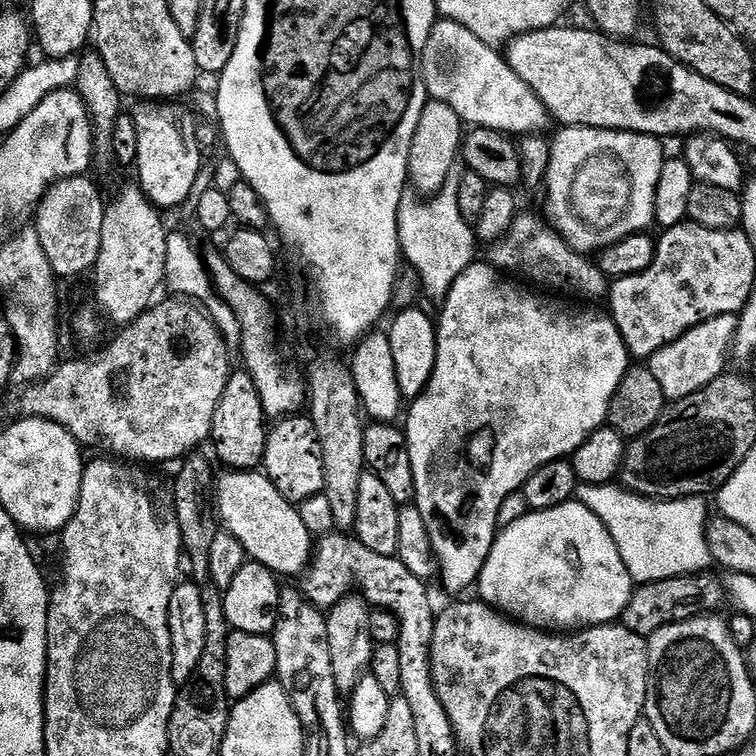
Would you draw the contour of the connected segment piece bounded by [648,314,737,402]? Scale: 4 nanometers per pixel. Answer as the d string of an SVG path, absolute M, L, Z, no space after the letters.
M734 314L716 316L691 328L682 338L649 357L648 367L662 386L667 401L687 400L727 371L726 364L732 354L736 327Z

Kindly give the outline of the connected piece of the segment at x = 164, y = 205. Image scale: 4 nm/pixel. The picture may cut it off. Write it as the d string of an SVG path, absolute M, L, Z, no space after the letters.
M143 101L134 110L138 185L151 203L162 210L175 208L189 198L192 185L202 171L202 160L186 144L177 125L178 114L171 103Z

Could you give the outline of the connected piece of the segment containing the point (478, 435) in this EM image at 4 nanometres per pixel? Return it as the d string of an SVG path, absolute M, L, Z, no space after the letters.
M473 262L465 272L461 276L454 281L451 286L450 291L446 299L442 302L441 308L442 312L440 314L436 322L437 330L436 330L436 356L435 356L435 368L434 372L431 375L430 382L426 390L422 393L422 395L417 396L411 404L409 405L410 414L406 420L406 424L404 423L404 431L406 436L406 441L408 443L408 448L414 448L414 450L432 450L432 448L436 449L438 444L442 444L442 440L446 438L446 434L448 434L448 472L452 472L452 476L444 476L444 480L440 480L440 496L448 496L448 508L452 508L452 568L450 569L450 573L452 578L448 581L447 587L449 589L453 589L456 592L464 592L468 587L475 585L477 581L480 579L480 571L484 568L484 563L486 562L486 558L490 554L490 550L494 546L494 542L496 541L496 537L498 535L498 525L501 523L500 520L500 511L504 508L504 503L507 502L508 499L511 498L512 495L519 493L521 489L524 487L524 483L531 478L537 472L539 468L542 466L546 466L547 464L552 464L555 460L562 460L568 457L571 457L576 451L580 449L580 447L587 442L588 439L591 438L595 432L597 432L600 428L605 427L608 411L610 410L610 402L614 398L614 394L618 390L618 386L622 382L622 378L628 373L630 367L630 357L628 354L628 348L624 345L624 340L620 336L620 331L618 330L618 326L613 322L611 315L604 314L604 316L582 316L580 317L576 312L567 312L566 309L563 308L560 304L551 304L550 301L547 300L544 296L535 296L532 292L527 292L524 288L519 288L516 284L511 284L509 277L505 275L505 273L495 269L491 264L487 262Z

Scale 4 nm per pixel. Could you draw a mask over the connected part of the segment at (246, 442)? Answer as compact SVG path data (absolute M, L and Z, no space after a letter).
M233 371L226 382L226 390L222 390L222 398L218 398L218 410L214 410L210 444L216 447L215 459L220 459L228 470L251 472L259 469L264 463L269 431L254 379L248 371Z

